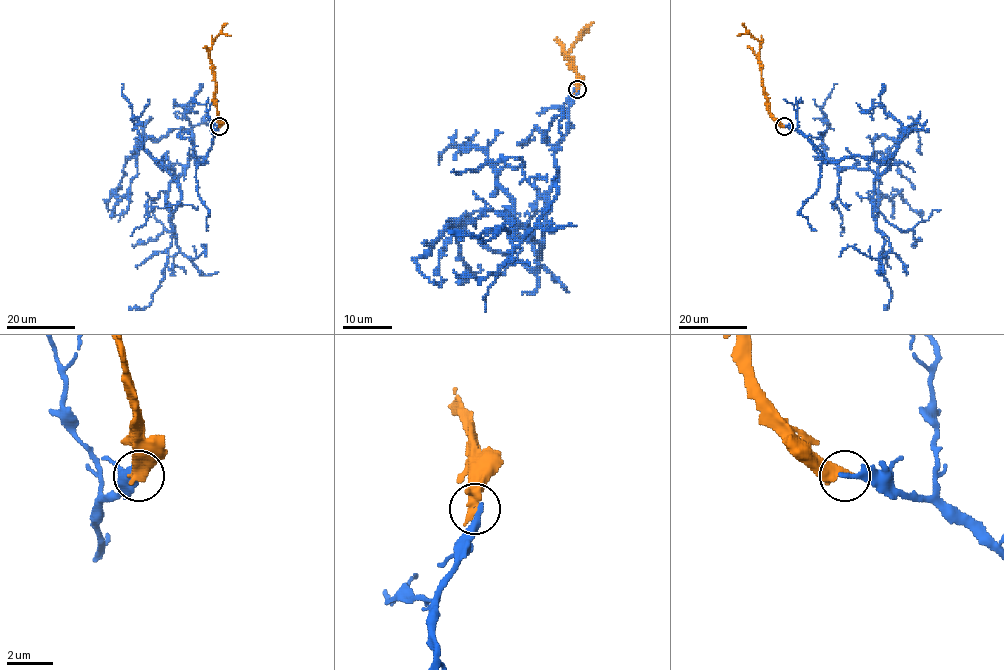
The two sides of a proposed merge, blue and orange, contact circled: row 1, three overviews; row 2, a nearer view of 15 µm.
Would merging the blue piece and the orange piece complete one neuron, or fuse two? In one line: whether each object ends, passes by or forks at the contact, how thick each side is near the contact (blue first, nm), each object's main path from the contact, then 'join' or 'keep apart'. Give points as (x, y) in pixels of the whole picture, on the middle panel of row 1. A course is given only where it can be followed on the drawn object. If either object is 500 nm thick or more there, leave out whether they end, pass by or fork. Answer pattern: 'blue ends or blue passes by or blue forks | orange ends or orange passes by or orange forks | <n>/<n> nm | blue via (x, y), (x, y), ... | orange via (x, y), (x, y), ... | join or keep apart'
380/500 nm | blue via (577, 89), (553, 150), (539, 264), (485, 247), (466, 214), (420, 257), (433, 280) | orange via (577, 89), (572, 60), (564, 52), (567, 56), (578, 35), (593, 23) | keep apart

